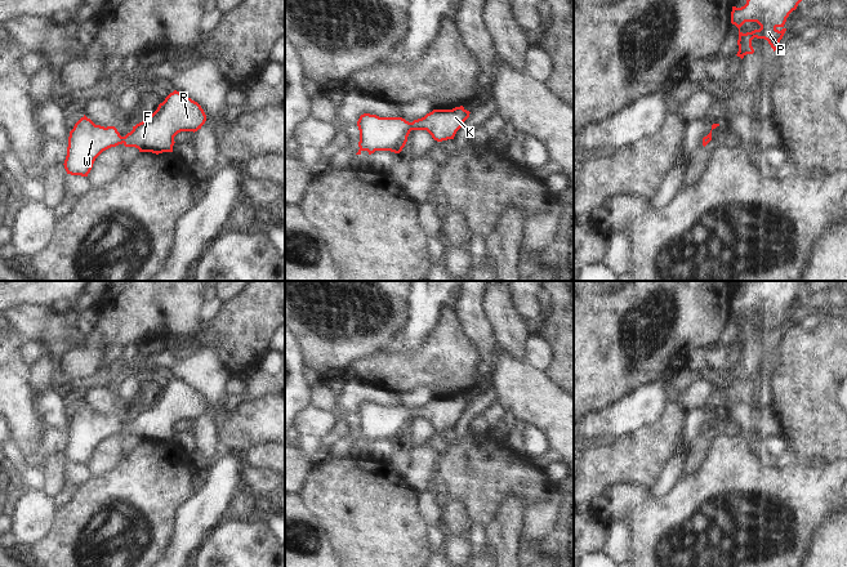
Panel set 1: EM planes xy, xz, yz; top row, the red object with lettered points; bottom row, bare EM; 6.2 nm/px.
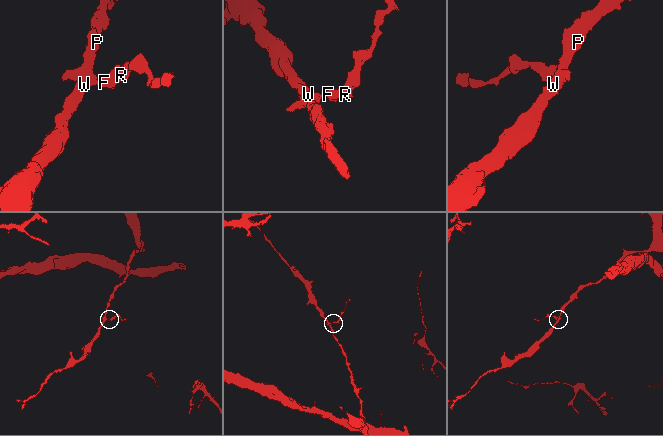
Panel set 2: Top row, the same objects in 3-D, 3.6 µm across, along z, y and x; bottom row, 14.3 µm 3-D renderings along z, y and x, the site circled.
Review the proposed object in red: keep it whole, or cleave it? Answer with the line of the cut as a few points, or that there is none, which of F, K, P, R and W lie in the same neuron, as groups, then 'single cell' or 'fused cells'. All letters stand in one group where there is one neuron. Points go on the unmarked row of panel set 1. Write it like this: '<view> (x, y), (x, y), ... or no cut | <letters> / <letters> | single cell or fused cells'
no cut | F K P R W | single cell

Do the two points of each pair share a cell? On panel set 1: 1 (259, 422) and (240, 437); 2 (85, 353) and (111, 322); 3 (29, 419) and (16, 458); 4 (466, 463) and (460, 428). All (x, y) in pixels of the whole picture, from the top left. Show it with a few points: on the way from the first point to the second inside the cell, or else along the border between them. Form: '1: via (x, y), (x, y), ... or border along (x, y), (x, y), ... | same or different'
1: via (254, 423), (245, 432) | same
2: via (93, 345), (108, 330) | same
3: border along (13, 441), (23, 456) | different
4: border along (453, 428), (458, 438), (467, 433) | different

